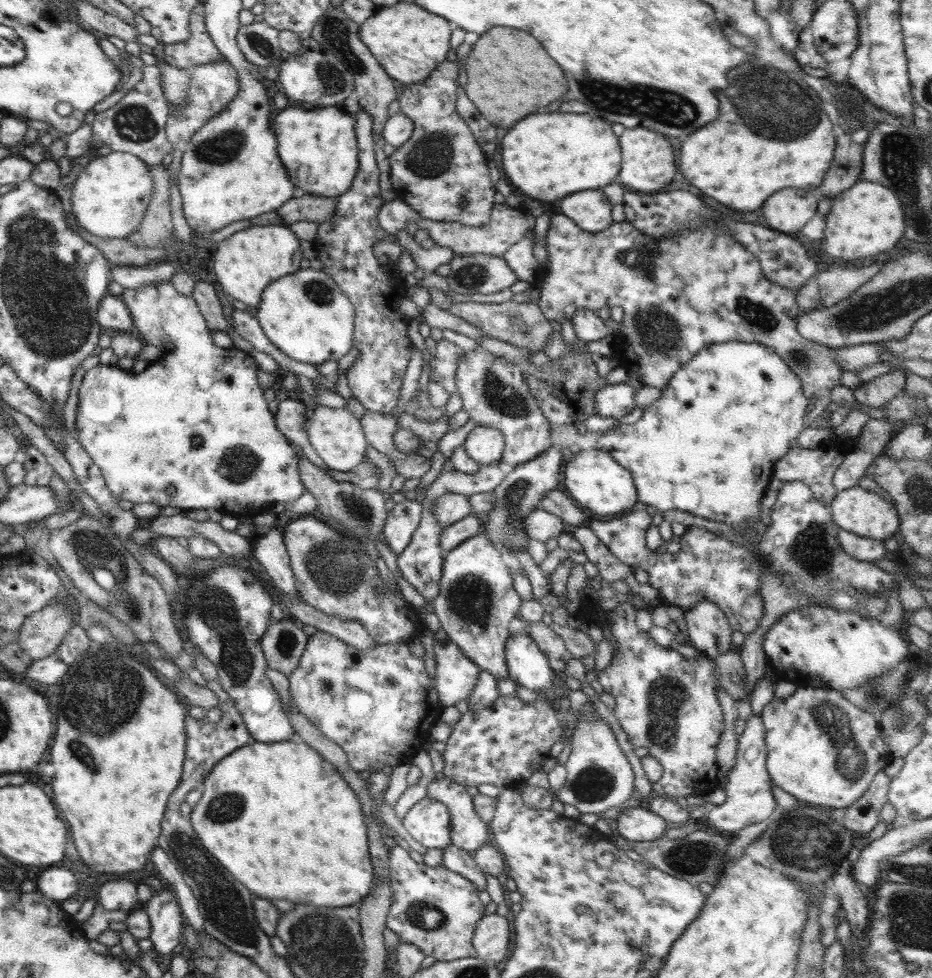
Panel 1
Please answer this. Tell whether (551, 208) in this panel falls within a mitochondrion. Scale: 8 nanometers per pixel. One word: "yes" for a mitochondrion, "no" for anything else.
no

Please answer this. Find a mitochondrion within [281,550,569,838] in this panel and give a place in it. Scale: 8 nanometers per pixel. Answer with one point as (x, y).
(470, 598)

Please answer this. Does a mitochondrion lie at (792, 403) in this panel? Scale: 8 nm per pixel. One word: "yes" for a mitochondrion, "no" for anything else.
no

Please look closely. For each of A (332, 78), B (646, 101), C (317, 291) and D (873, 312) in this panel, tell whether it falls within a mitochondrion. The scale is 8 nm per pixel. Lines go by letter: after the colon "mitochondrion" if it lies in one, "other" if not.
A: mitochondrion
B: mitochondrion
C: mitochondrion
D: mitochondrion

